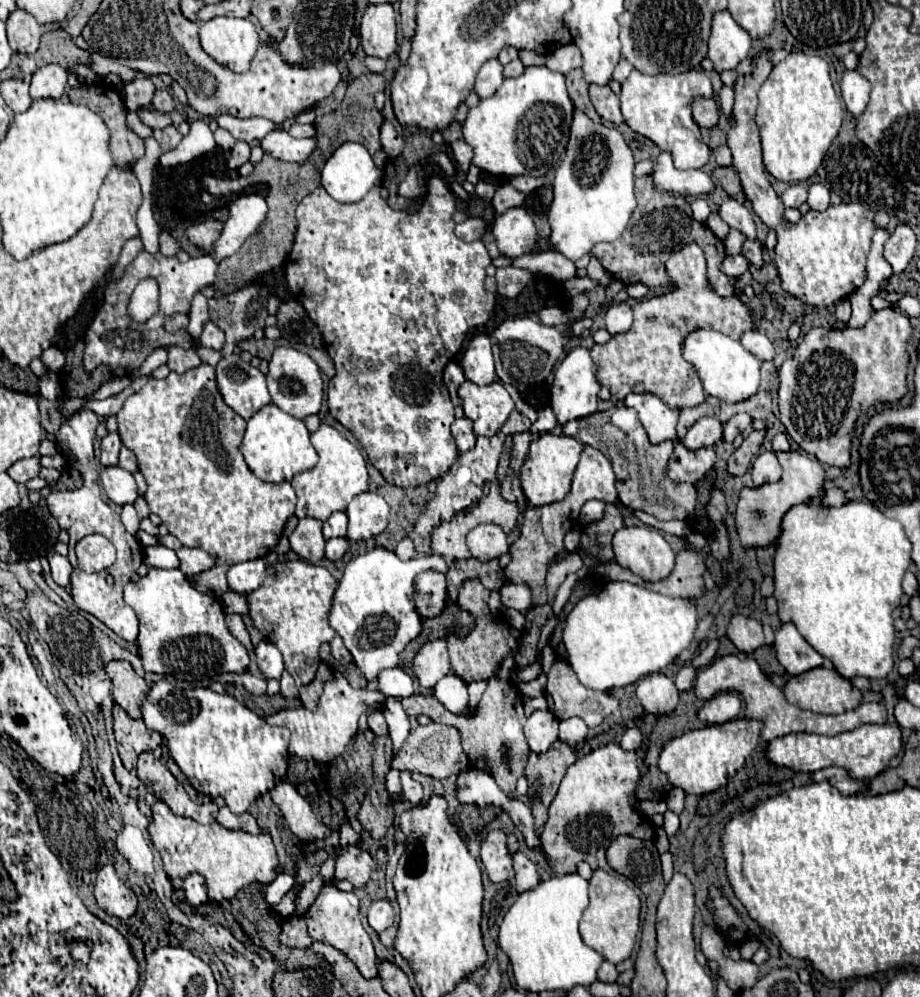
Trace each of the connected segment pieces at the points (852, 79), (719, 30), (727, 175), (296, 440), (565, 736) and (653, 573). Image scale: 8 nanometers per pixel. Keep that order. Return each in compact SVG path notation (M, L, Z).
M846 70L842 76L842 98L846 102L846 108L852 116L860 116L868 104L868 94L870 94L870 84L860 76L858 70Z
M728 10L714 14L708 46L708 58L718 74L724 70L734 70L740 60L752 54L752 38L736 24Z
M716 168L714 170L714 176L716 180L722 184L722 188L728 192L730 198L734 198L736 202L744 204L746 202L746 194L742 190L742 184L740 184L740 178L736 174L734 168Z
M268 404L248 420L242 442L242 454L252 474L264 482L290 482L294 474L310 470L318 462L318 454L310 444L310 434L302 420L282 412L278 406Z
M568 718L560 722L560 740L564 740L570 746L576 746L584 742L588 736L588 726L582 718Z
M624 526L612 542L616 562L648 582L666 578L674 568L676 554L656 528Z

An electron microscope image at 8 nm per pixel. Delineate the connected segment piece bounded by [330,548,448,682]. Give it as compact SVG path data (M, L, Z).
M374 548L348 562L334 594L330 626L342 636L354 656L354 664L364 672L368 682L376 680L380 670L394 668L400 652L422 632L422 616L416 612L412 592L416 576L426 570L446 574L448 562L442 556L420 556L404 562L386 548Z

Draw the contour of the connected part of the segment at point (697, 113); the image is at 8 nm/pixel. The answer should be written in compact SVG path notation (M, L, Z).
M696 98L692 100L692 118L698 126L710 128L718 122L718 108L712 98Z

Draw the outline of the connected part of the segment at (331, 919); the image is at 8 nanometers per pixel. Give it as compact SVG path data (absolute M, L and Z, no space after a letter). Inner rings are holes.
M324 886L320 890L318 898L314 900L314 904L304 914L304 920L308 924L308 934L314 940L326 942L326 944L342 950L356 964L356 968L360 970L360 974L364 978L374 978L378 974L374 946L372 946L368 932L362 926L360 912L358 912L358 898L354 896L354 892L342 892L334 886Z

